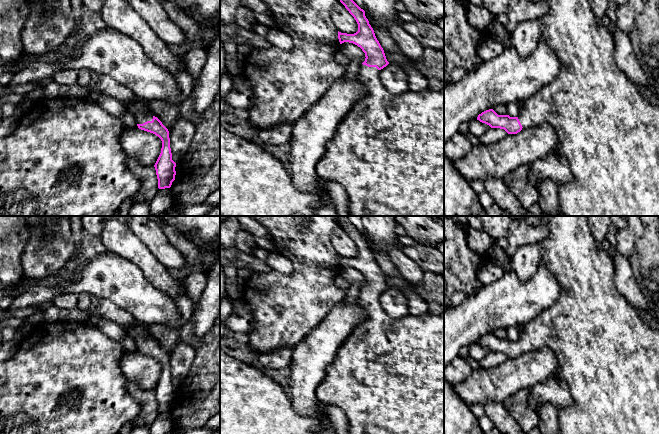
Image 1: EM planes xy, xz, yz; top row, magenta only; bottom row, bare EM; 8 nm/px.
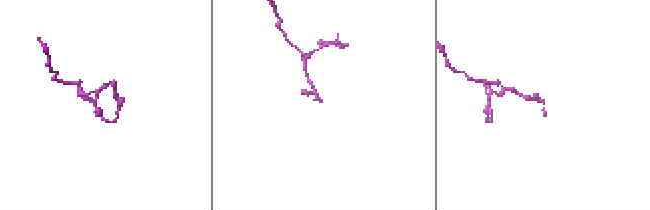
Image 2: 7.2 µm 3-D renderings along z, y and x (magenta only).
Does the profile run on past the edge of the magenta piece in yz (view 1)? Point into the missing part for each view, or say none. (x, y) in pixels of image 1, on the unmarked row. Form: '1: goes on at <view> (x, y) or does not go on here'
1: goes on at yz (609, 358)

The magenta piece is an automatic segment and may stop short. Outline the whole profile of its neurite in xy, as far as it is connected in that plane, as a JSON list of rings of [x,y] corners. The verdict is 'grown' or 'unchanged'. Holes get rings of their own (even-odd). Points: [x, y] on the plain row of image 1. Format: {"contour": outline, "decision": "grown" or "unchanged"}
{"contour": [[[135,322],[131,326],[126,327],[125,330],[134,339],[139,353],[153,357],[161,363],[161,377],[154,391],[158,403],[158,412],[170,412],[175,404],[176,387],[172,384],[168,353],[157,341],[148,335],[146,326]]], "decision": "grown"}

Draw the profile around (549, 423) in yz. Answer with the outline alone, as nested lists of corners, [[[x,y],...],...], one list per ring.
[[[549,403],[539,404],[537,414],[540,434],[561,434],[557,408]]]

